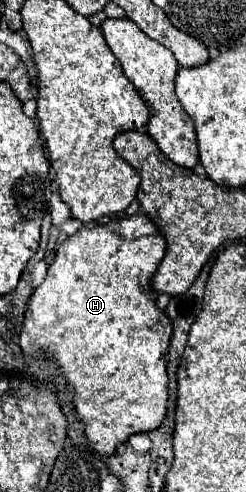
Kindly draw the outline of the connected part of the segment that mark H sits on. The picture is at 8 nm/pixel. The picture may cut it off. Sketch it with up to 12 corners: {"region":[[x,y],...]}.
{"region":[[144,215],[84,225],[20,347],[74,383],[92,449],[166,419],[172,323]]}

